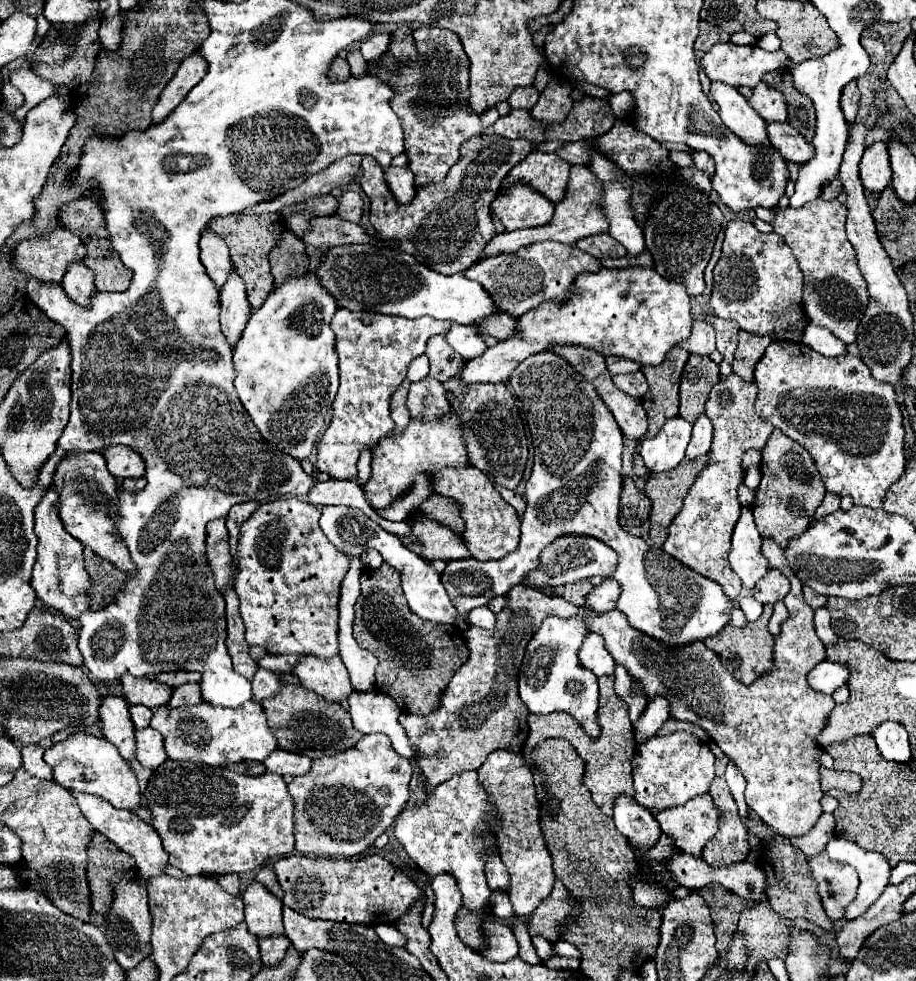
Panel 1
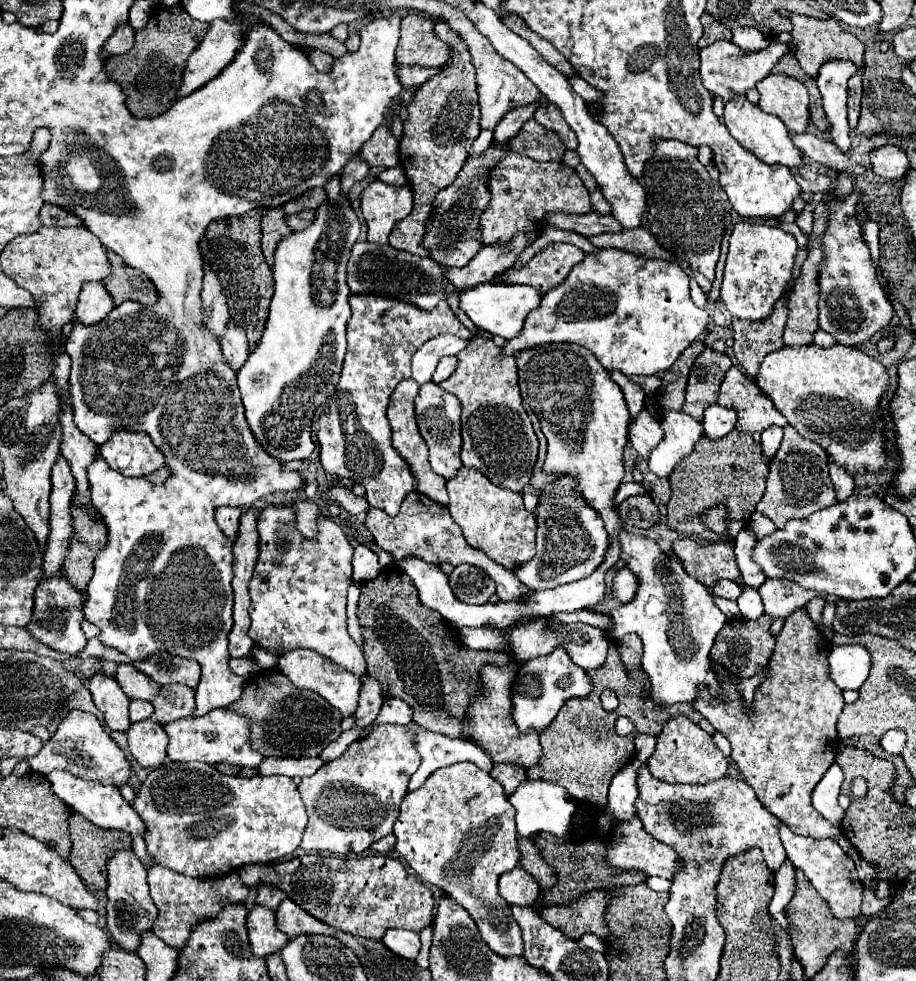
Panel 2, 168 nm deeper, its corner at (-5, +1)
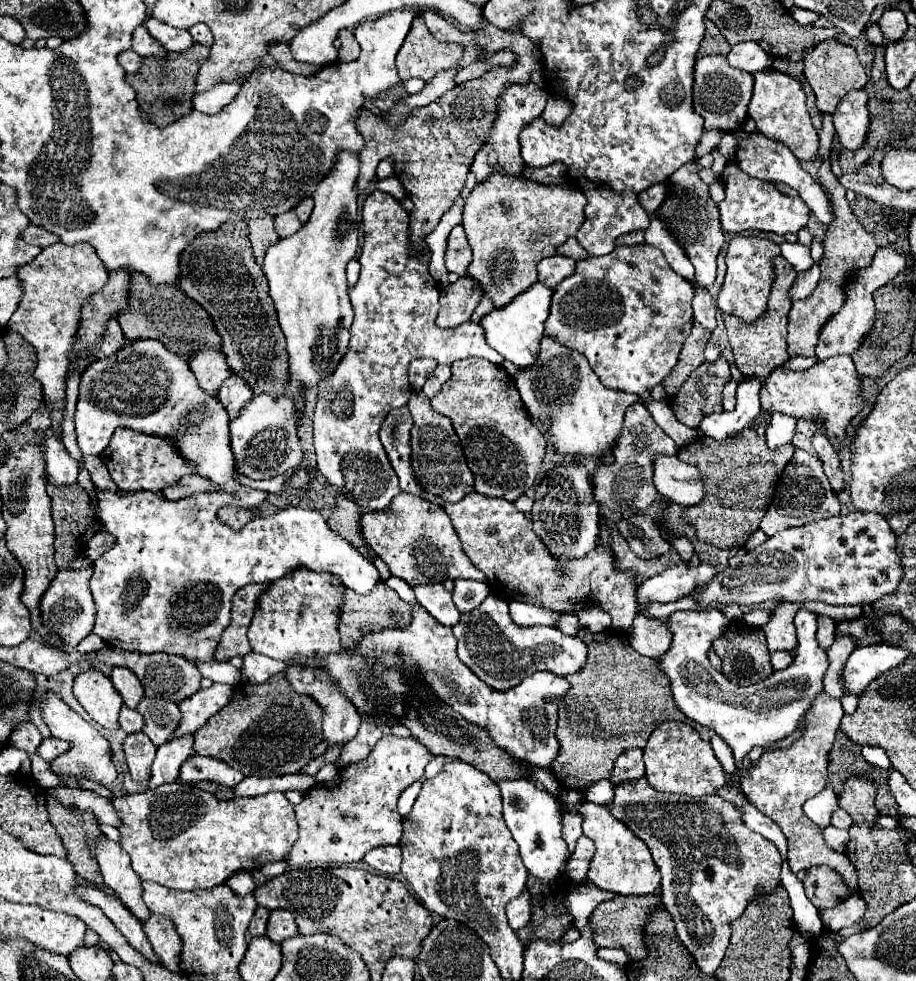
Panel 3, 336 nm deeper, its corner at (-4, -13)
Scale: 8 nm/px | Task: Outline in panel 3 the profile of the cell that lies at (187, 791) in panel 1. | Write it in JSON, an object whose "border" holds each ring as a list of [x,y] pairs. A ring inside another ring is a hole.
{"border":[[[179,780],[175,782],[167,782],[167,784],[161,784],[157,788],[149,788],[145,792],[139,792],[139,794],[127,794],[127,796],[121,796],[121,798],[113,798],[111,800],[113,806],[117,808],[119,816],[121,816],[121,846],[123,850],[129,852],[131,856],[131,862],[133,862],[133,870],[141,876],[141,880],[151,880],[151,882],[157,882],[165,888],[171,888],[171,890],[183,890],[183,892],[189,892],[189,890],[197,890],[197,888],[213,888],[213,886],[219,886],[219,884],[225,884],[227,878],[239,870],[245,870],[245,872],[251,872],[251,870],[259,870],[261,866],[265,866],[267,862],[287,862],[289,858],[289,852],[291,848],[295,846],[297,838],[299,838],[299,824],[297,824],[297,818],[295,818],[295,810],[293,810],[293,804],[285,798],[283,792],[269,792],[269,794],[263,794],[263,796],[237,796],[233,800],[219,800],[215,794],[209,794],[193,784],[181,784]]]}

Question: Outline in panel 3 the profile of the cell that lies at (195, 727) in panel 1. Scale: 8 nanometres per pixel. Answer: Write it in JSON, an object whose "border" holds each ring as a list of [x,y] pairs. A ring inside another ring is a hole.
{"border":[[[189,756],[179,770],[181,782],[199,782],[199,780],[211,780],[223,786],[237,786],[241,782],[241,772],[231,768],[219,758],[211,756]]]}

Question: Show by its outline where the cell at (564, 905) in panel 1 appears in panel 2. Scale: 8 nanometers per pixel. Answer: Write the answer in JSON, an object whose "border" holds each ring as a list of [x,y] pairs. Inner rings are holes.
{"border":[[[604,890],[588,892],[578,902],[566,906],[548,906],[540,912],[540,916],[562,930],[568,938],[578,940],[580,936],[592,932],[600,938],[610,938],[610,928],[604,920],[604,912],[612,900],[612,894]]]}

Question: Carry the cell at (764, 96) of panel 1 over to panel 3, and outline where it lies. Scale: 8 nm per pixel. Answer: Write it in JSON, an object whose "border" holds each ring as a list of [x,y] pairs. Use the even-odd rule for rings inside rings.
{"border":[[[773,68],[755,72],[753,76],[755,76],[755,88],[753,88],[753,98],[749,102],[749,116],[755,120],[757,130],[767,138],[779,140],[785,146],[789,146],[799,160],[815,160],[819,138],[817,138],[817,130],[811,124],[811,116],[805,106],[805,92],[801,84],[795,78],[777,72]]]}

